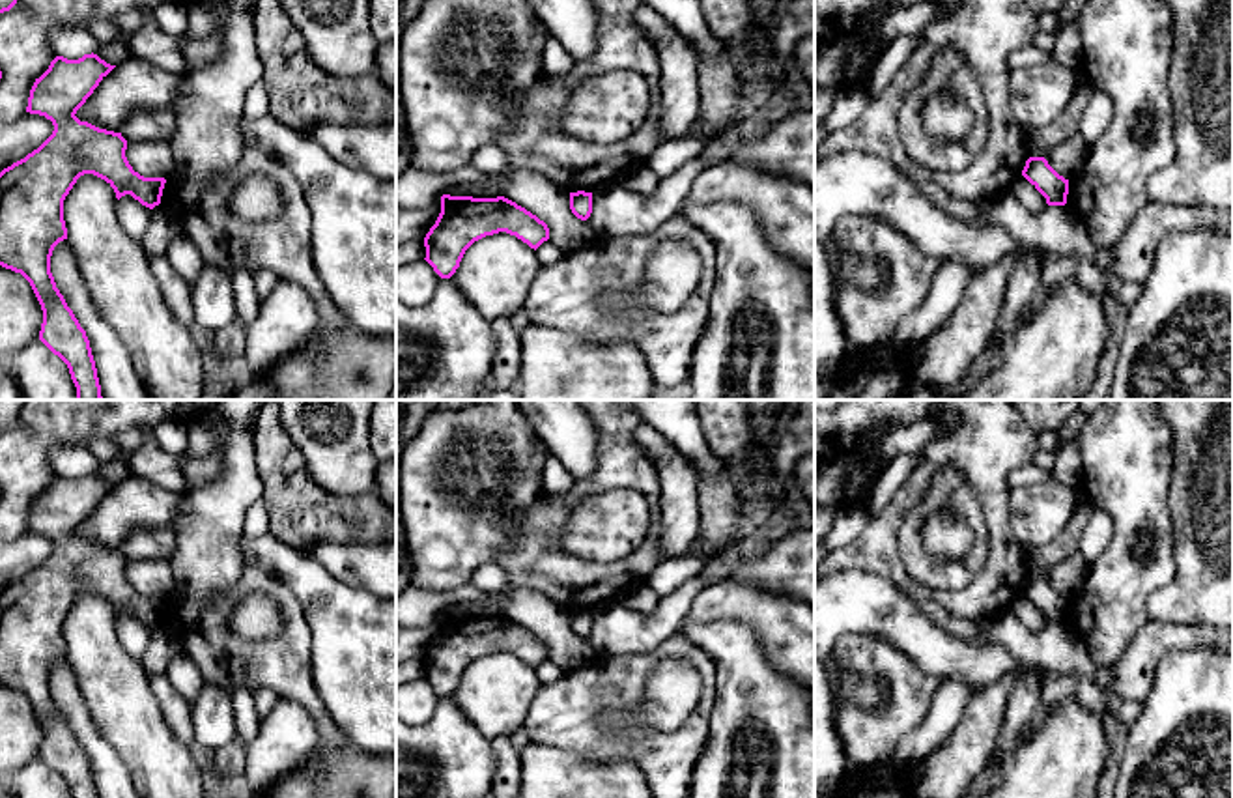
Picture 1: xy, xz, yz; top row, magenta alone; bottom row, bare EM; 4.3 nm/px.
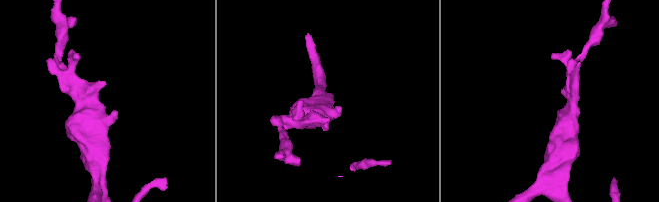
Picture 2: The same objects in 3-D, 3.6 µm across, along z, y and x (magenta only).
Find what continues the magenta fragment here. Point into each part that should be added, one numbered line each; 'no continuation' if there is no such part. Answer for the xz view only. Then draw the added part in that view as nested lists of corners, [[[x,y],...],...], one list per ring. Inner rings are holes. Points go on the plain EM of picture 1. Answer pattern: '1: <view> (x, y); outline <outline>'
no continuation

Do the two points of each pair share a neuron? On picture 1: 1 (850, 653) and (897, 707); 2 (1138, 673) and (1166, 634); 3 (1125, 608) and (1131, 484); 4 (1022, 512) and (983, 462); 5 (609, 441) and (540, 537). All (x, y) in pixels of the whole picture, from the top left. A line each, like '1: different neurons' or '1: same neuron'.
1: same neuron
2: same neuron
3: same neuron
4: different neurons
5: same neuron

